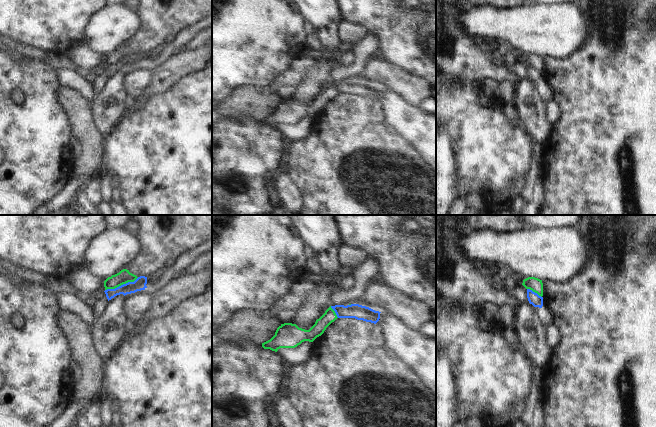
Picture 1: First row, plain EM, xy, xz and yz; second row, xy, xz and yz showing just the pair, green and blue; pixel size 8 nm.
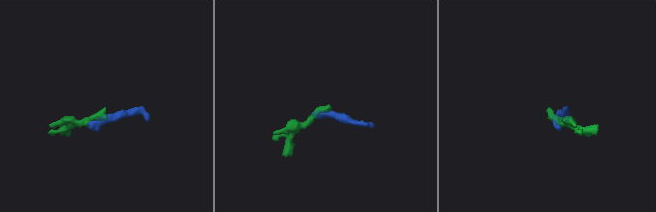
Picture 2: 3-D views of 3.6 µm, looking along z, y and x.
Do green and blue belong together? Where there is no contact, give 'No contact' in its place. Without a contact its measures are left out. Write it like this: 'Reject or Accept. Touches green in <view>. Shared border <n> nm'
Reject. Touches green in xy. Shared border 300 nm

